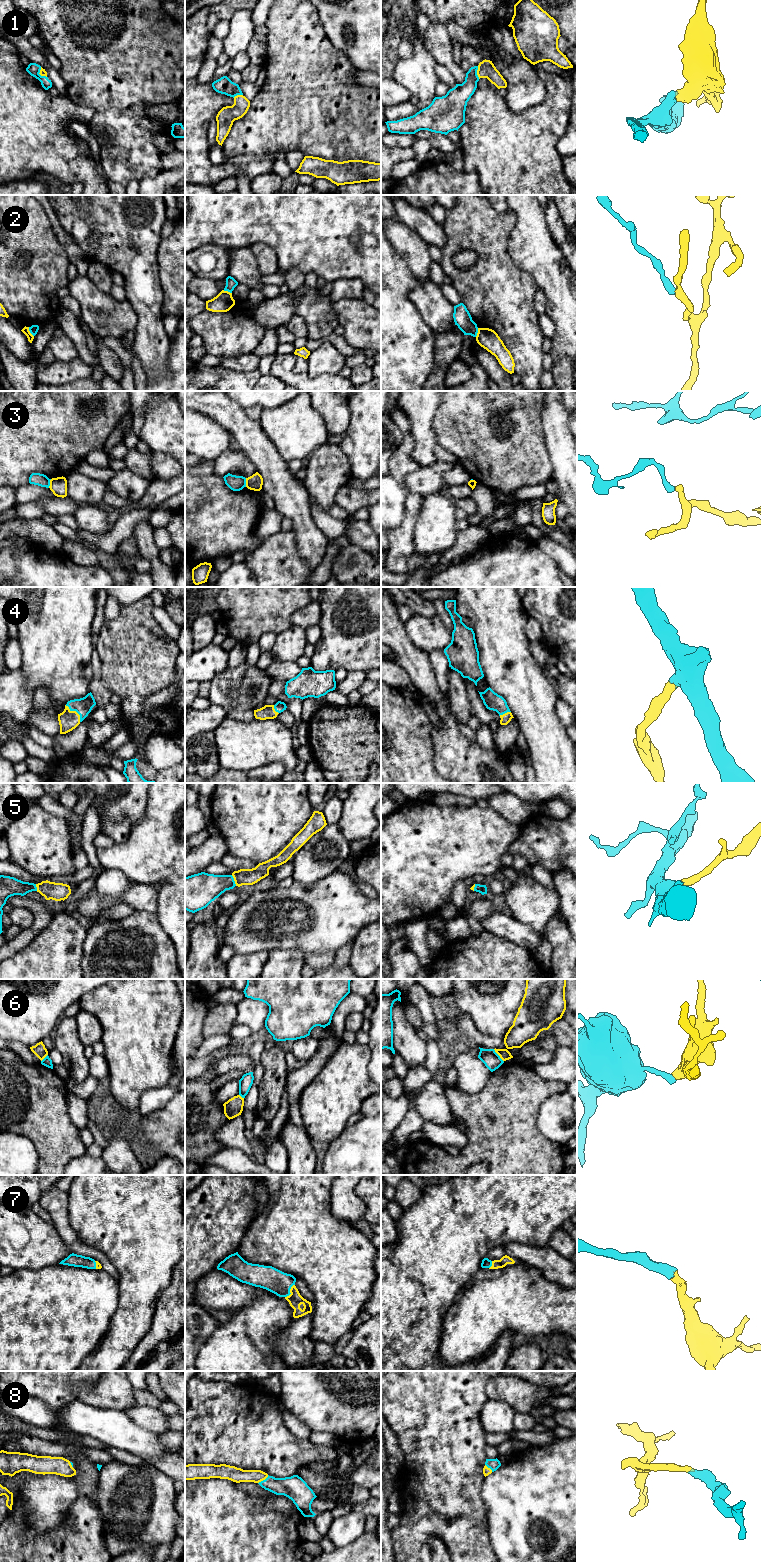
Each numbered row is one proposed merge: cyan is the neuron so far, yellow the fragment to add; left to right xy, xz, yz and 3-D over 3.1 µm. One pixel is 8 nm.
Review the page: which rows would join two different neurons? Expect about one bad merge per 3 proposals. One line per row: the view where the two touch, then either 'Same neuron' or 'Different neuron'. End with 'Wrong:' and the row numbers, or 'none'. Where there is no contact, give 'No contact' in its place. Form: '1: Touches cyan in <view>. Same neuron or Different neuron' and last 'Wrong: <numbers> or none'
1: Touches cyan in yz. Same neuron
2: Touches cyan in xy. Different neuron
3: Touches cyan in xy. Different neuron
4: Touches cyan in xy. Same neuron
5: Touches cyan in xz. Same neuron
6: Touches cyan in yz. Different neuron
7: Touches cyan in xz. Same neuron
8: Touches cyan in xz. Same neuron
Wrong: 2, 3, 6

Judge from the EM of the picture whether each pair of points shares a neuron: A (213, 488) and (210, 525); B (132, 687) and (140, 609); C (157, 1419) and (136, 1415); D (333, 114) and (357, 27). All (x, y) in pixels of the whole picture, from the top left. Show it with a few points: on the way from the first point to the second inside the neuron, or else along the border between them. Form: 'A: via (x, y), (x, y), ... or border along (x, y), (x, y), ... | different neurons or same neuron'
A: via (210, 497), (210, 516) | same neuron
B: via (134, 668), (135, 628) | same neuron
C: via (152, 1418), (141, 1415) | same neuron
D: border along (331, 41), (336, 48), (346, 55), (356, 69) | different neurons

